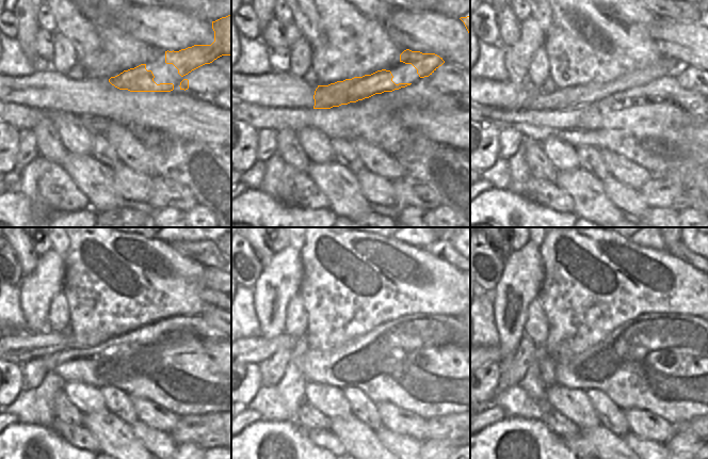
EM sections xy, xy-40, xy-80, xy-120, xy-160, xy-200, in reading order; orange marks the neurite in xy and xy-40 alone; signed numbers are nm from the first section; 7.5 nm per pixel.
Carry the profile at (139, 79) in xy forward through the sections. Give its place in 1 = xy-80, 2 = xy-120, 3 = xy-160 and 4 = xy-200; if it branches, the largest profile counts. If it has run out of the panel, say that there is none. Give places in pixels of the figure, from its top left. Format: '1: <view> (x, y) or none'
1: xy-80 (567, 97)
2: xy-120 (18, 349)
3: xy-160 (257, 350)
4: xy-200 (492, 353)

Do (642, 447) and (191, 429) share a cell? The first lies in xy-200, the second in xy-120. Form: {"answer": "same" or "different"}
{"answer": "different"}

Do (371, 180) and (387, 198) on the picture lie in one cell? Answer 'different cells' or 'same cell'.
same cell

